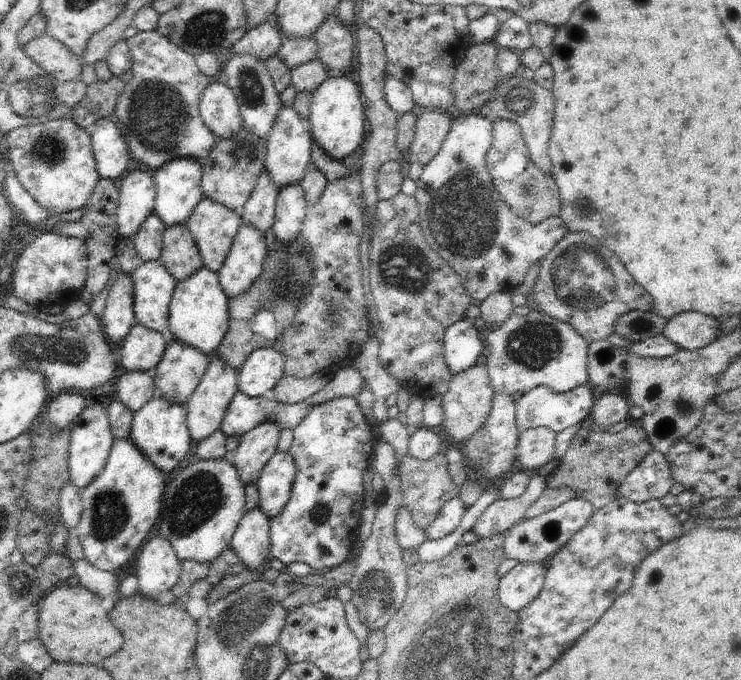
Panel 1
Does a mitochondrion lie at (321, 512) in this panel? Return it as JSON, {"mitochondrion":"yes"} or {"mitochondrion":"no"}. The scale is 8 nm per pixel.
{"mitochondrion":"yes"}

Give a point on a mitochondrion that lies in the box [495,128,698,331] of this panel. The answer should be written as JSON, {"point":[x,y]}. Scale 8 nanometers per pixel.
{"point":[580,275]}

